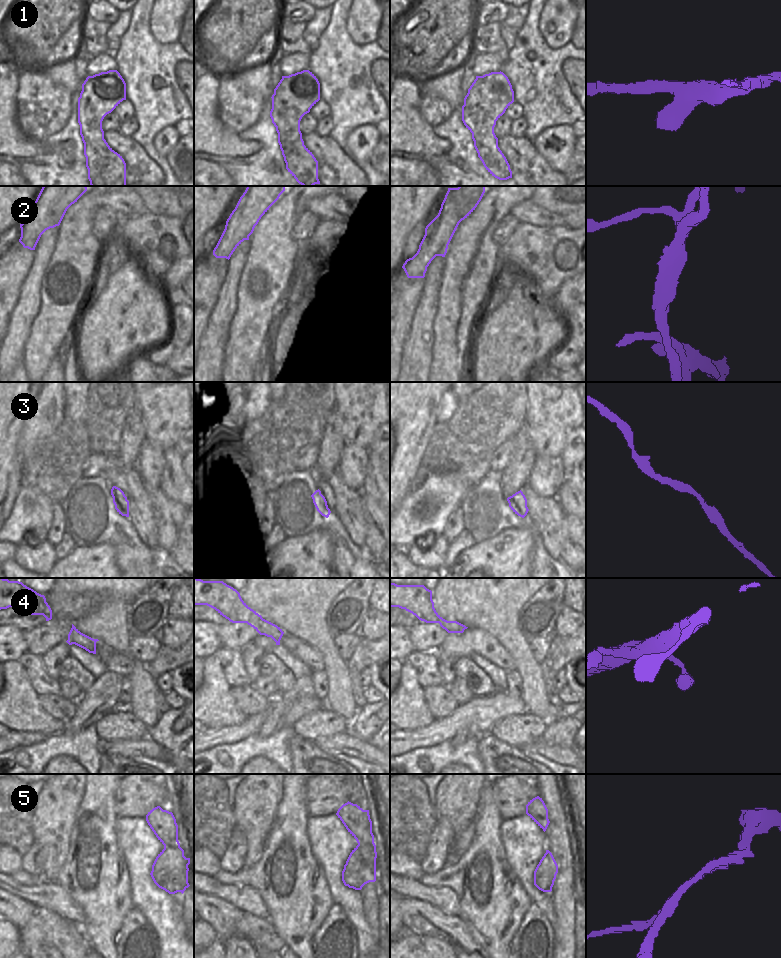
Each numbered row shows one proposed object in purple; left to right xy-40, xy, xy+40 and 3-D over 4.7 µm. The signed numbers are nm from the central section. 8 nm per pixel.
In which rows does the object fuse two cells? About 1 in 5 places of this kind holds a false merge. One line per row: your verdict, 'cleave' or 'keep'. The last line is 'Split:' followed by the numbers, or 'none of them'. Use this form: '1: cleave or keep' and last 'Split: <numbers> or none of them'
1: keep
2: cleave
3: keep
4: keep
5: cleave
Split: 2, 5

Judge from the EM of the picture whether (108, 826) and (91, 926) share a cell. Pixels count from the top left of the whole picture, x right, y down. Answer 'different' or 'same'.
same

